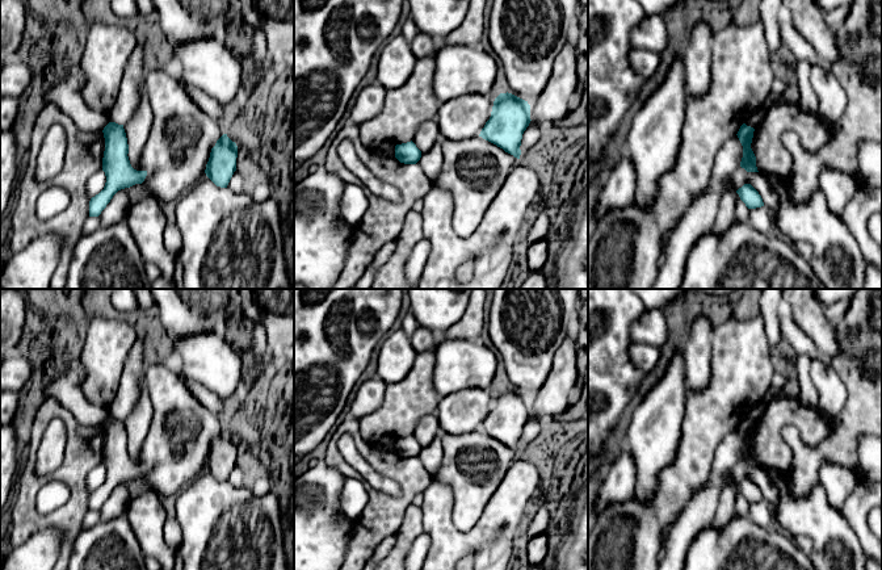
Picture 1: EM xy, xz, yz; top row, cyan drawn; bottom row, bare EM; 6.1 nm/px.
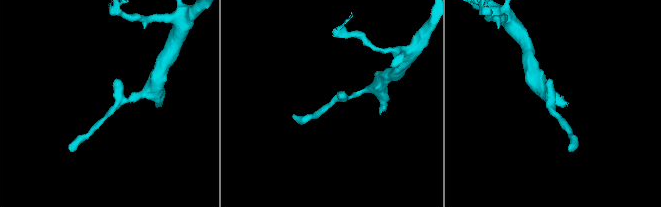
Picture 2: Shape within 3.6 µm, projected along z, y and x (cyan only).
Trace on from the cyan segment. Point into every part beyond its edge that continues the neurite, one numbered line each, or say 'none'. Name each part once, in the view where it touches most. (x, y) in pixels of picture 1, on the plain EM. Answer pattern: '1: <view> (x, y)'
none

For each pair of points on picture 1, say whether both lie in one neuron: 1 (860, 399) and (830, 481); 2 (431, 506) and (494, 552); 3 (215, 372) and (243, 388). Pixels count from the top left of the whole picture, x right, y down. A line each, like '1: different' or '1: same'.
1: different
2: same
3: different

